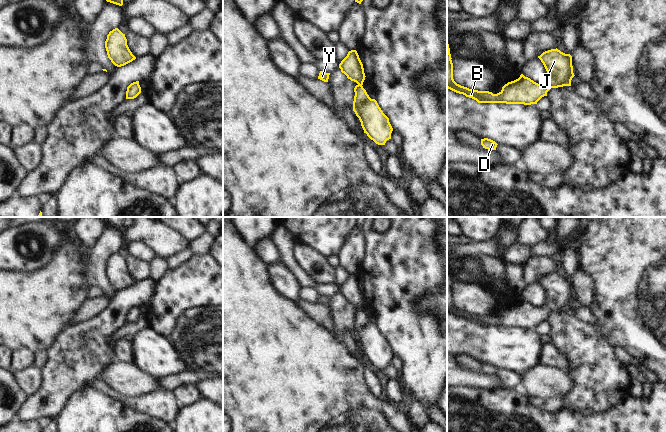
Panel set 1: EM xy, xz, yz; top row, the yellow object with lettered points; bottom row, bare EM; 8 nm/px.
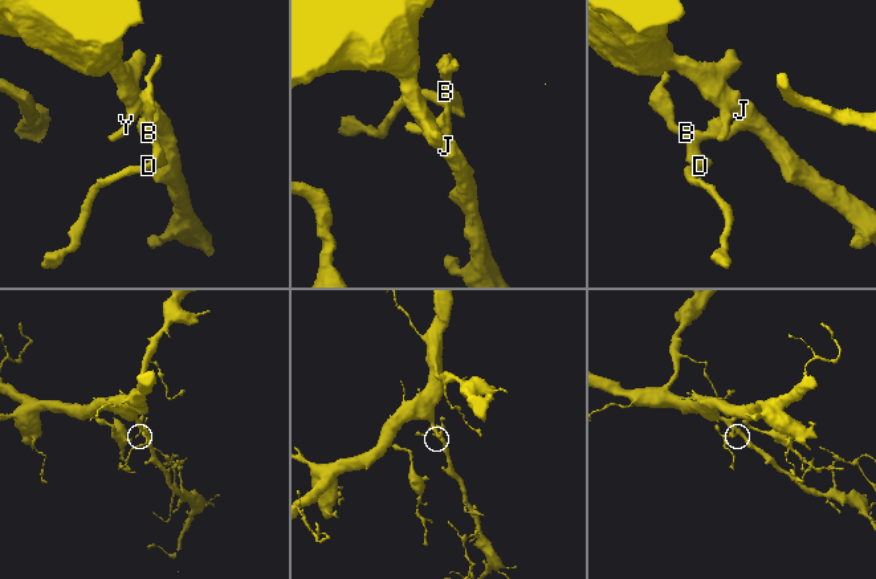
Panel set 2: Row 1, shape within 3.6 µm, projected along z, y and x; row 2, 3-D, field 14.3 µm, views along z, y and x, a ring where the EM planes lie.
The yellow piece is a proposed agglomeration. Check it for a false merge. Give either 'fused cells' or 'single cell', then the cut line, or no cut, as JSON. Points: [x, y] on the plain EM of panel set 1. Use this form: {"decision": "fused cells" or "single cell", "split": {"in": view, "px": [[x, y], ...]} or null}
{"decision": "single cell", "split": null}

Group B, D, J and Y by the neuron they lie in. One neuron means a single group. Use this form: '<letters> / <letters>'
B D J Y

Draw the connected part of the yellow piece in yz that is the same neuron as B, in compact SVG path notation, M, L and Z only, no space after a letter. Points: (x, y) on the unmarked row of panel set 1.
M447 266L447 312L478 327L537 328L542 321L547 320L551 312L571 310L571 304L575 300L570 278L556 272L543 276L538 282L547 295L543 305L538 308L521 298L518 303L505 308L499 317L493 318L489 315L469 313L454 305L453 287Z

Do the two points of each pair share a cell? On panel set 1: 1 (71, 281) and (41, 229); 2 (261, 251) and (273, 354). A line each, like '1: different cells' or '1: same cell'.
1: different cells
2: different cells

